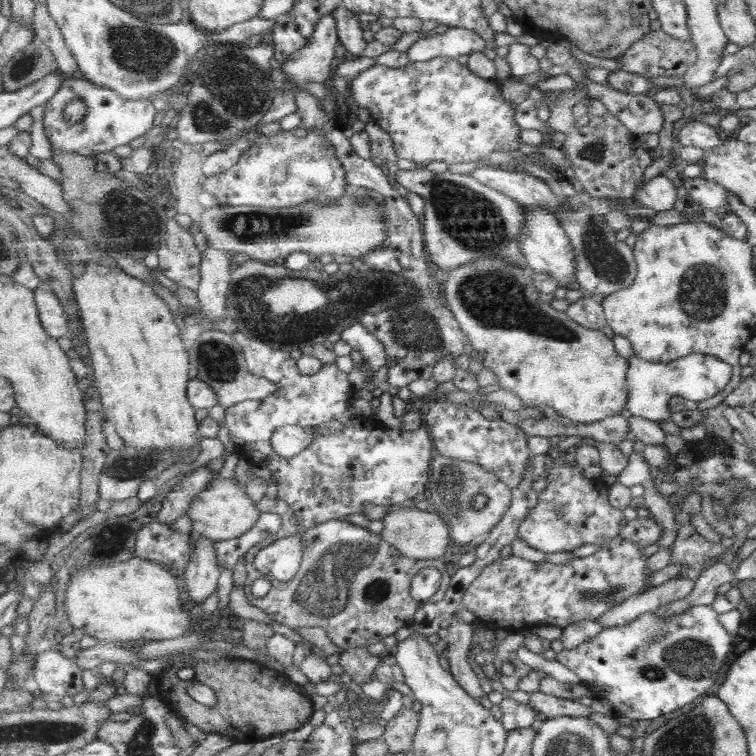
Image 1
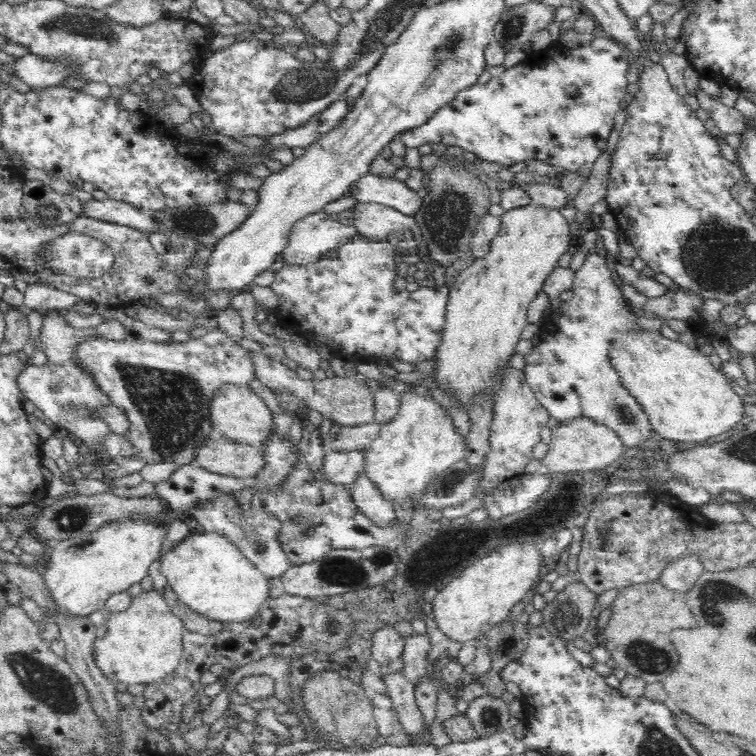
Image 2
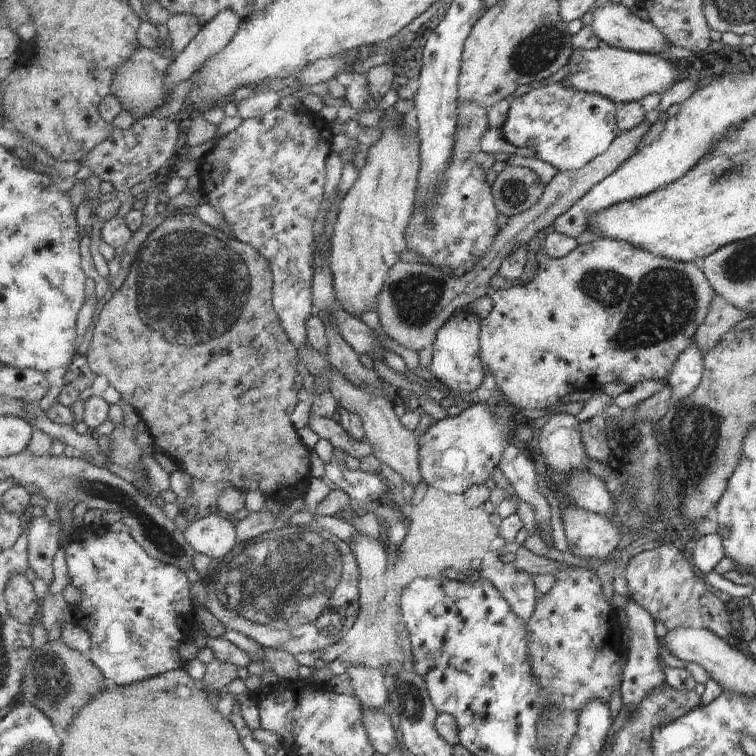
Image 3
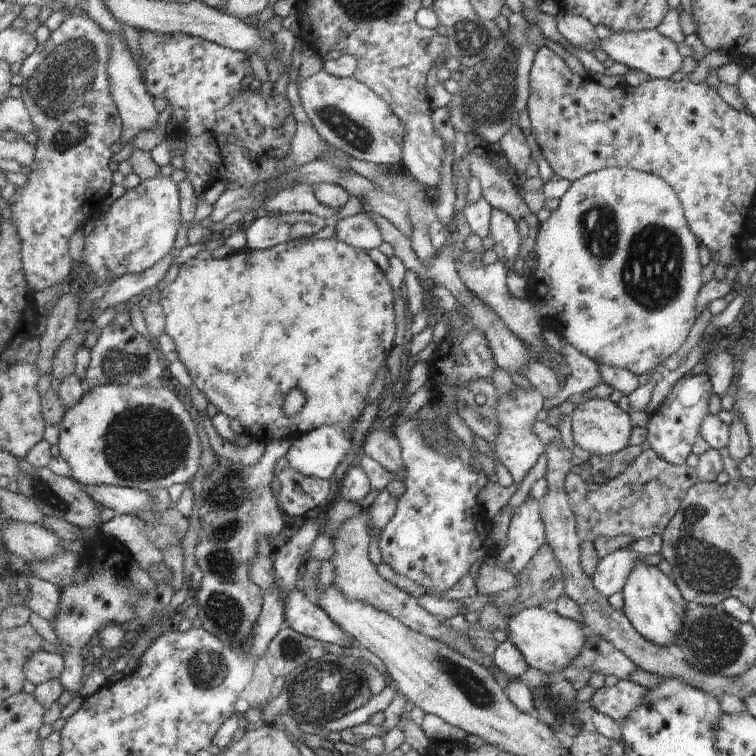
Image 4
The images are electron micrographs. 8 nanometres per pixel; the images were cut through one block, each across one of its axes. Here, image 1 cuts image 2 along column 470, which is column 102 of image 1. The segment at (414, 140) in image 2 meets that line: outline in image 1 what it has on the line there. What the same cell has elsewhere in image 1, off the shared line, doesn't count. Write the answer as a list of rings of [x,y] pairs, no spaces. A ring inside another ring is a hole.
[[[66,76],[63,86],[44,104],[43,125],[52,149],[93,157],[97,153],[112,152],[118,146],[125,146],[135,138],[149,135],[155,129],[153,126],[155,116],[157,110],[152,99],[127,100],[114,90],[85,78],[68,79]],[[74,100],[82,100],[88,106],[85,120],[77,124],[71,124],[65,116],[65,107]]]

